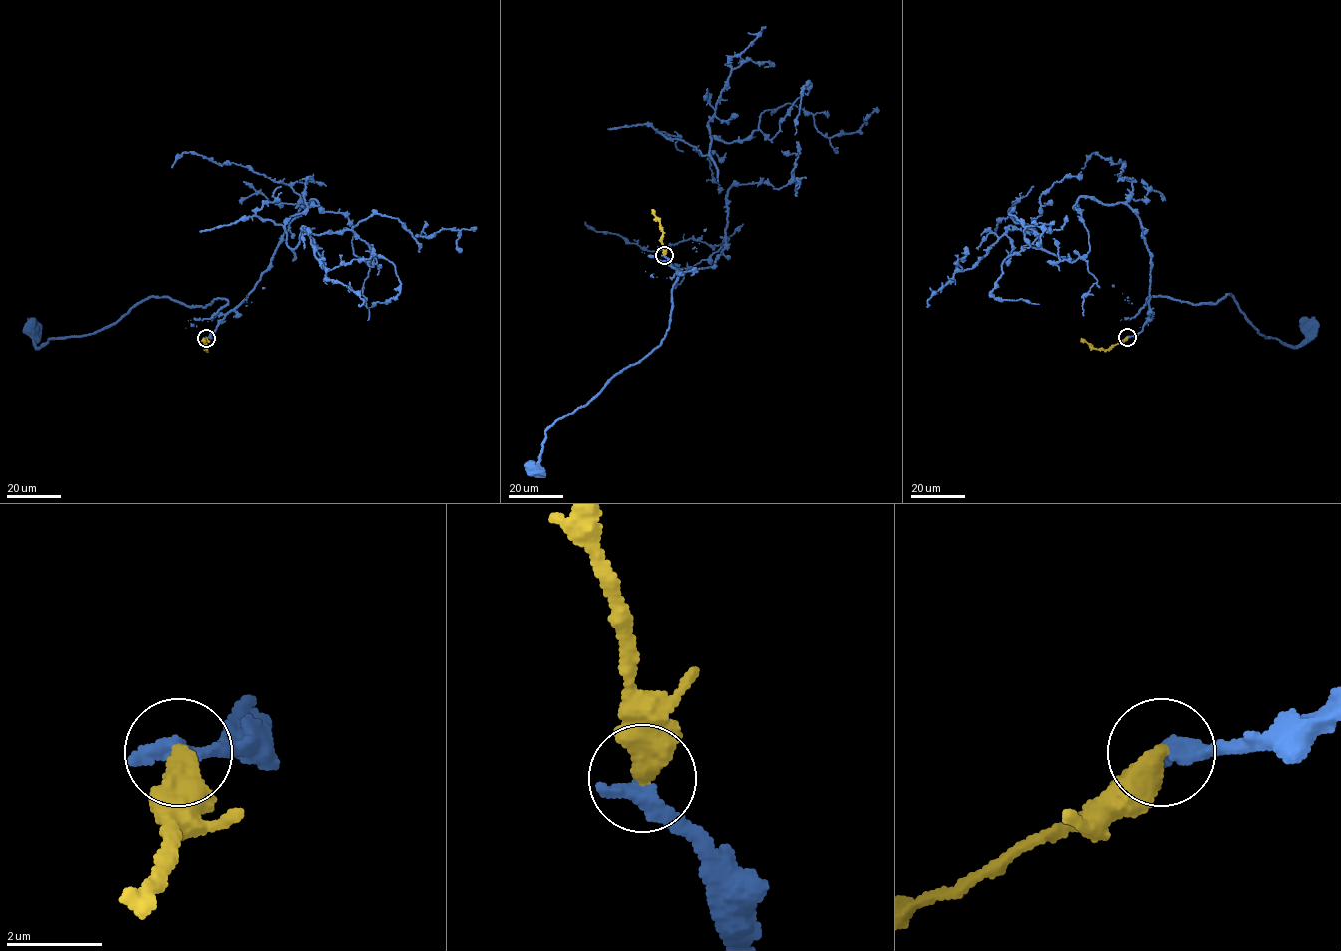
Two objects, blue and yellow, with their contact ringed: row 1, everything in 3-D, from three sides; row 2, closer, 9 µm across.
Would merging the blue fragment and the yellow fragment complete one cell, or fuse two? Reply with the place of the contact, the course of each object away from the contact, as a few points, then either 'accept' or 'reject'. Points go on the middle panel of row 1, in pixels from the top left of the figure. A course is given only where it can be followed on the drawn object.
place (664, 255); course blue (664, 255), (682, 273), (674, 269), (681, 270), (662, 342), (558, 418), (531, 468); course yellow (664, 255), (662, 227), (652, 209); accept

